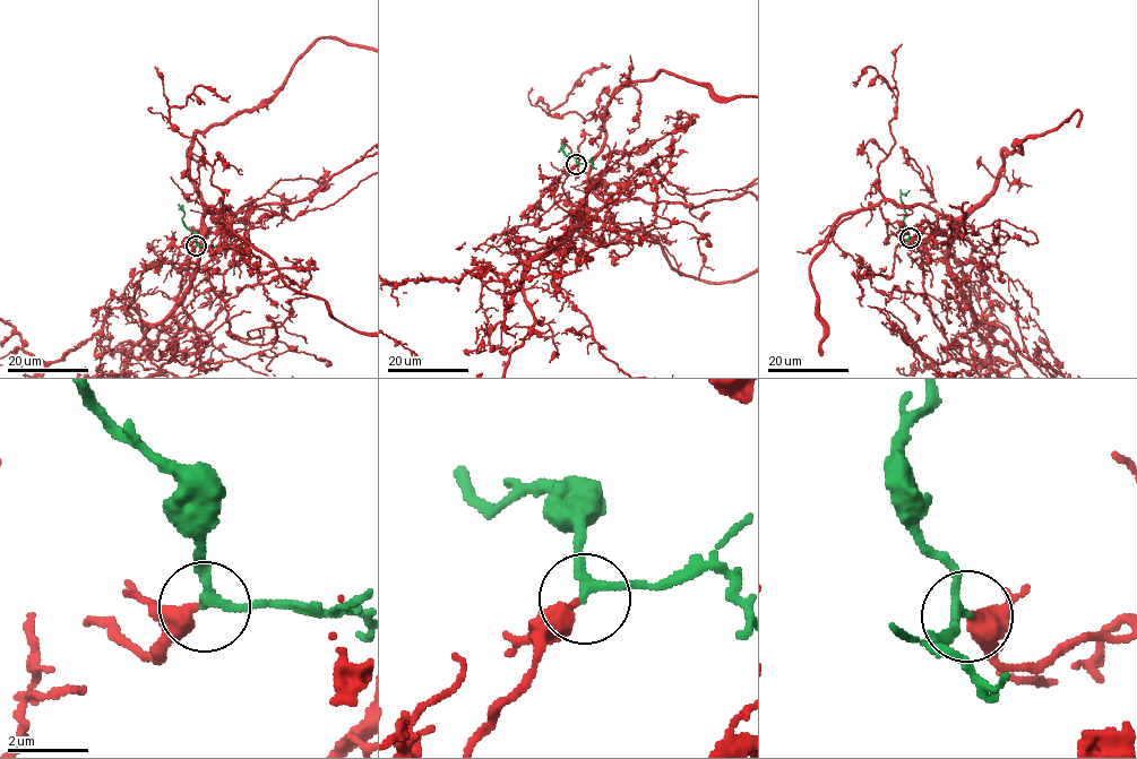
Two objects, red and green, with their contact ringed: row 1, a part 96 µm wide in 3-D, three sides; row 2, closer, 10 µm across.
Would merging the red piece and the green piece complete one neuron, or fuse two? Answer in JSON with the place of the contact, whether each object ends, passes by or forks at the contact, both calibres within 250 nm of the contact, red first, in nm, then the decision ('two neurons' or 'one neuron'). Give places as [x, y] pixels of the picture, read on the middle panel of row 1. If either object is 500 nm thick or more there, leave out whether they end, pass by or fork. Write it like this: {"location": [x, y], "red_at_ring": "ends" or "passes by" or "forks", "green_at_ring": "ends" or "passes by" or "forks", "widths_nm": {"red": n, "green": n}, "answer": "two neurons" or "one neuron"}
{"location": [576, 164], "red_at_ring": "ends", "green_at_ring": "passes by", "widths_nm": {"red": 400, "green": 200}, "answer": "one neuron"}

